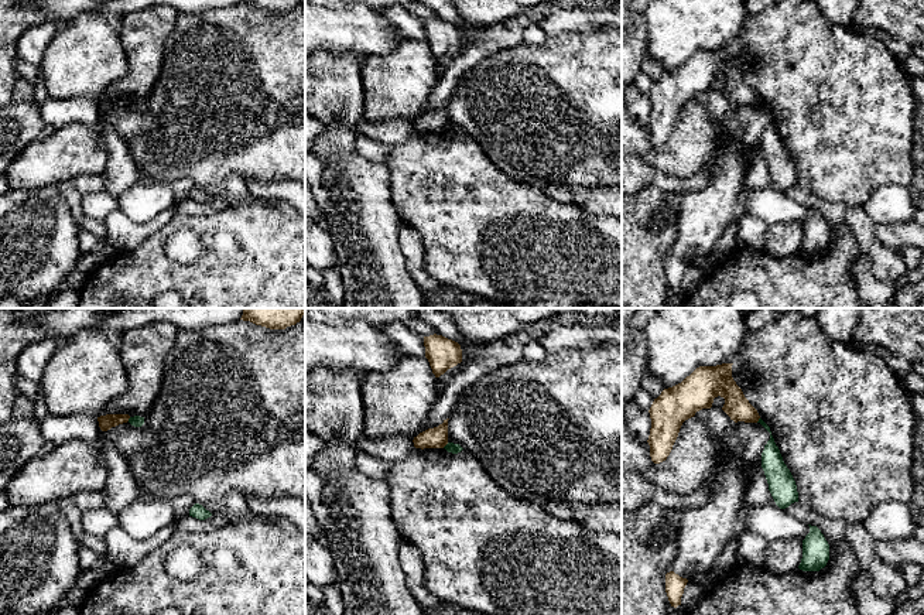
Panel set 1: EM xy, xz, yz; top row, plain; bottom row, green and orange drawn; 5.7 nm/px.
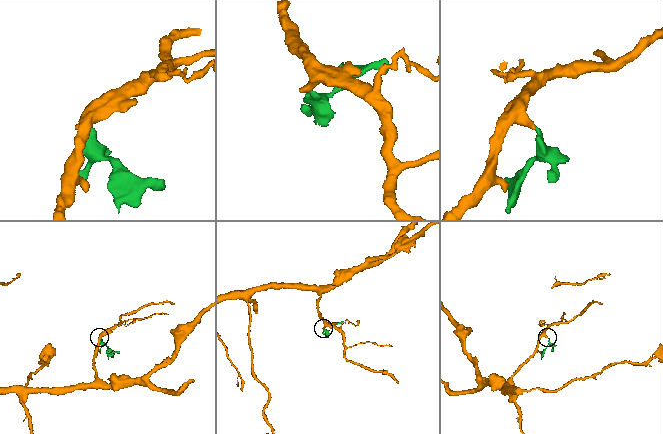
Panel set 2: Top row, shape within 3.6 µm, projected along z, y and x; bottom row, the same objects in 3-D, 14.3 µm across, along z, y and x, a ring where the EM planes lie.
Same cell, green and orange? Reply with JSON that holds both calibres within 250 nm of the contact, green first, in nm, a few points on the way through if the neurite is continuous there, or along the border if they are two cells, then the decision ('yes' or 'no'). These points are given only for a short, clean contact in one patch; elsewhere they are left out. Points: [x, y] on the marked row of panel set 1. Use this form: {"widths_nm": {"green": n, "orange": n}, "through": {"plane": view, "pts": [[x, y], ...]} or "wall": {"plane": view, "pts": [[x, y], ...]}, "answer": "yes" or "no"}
{"widths_nm": {"green": 60, "orange": 120}, "wall": {"plane": "xz", "pts": [[448, 443], [442, 447]]}, "answer": "no"}

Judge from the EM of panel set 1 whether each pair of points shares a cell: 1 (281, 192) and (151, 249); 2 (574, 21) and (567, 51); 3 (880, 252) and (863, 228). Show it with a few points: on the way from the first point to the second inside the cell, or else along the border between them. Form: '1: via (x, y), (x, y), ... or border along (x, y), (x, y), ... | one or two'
1: border along (252, 194), (260, 198), (283, 198), (290, 204) | two
2: border along (605, 26), (594, 31), (564, 31), (548, 36) | two
3: via (875, 246), (865, 233) | one

